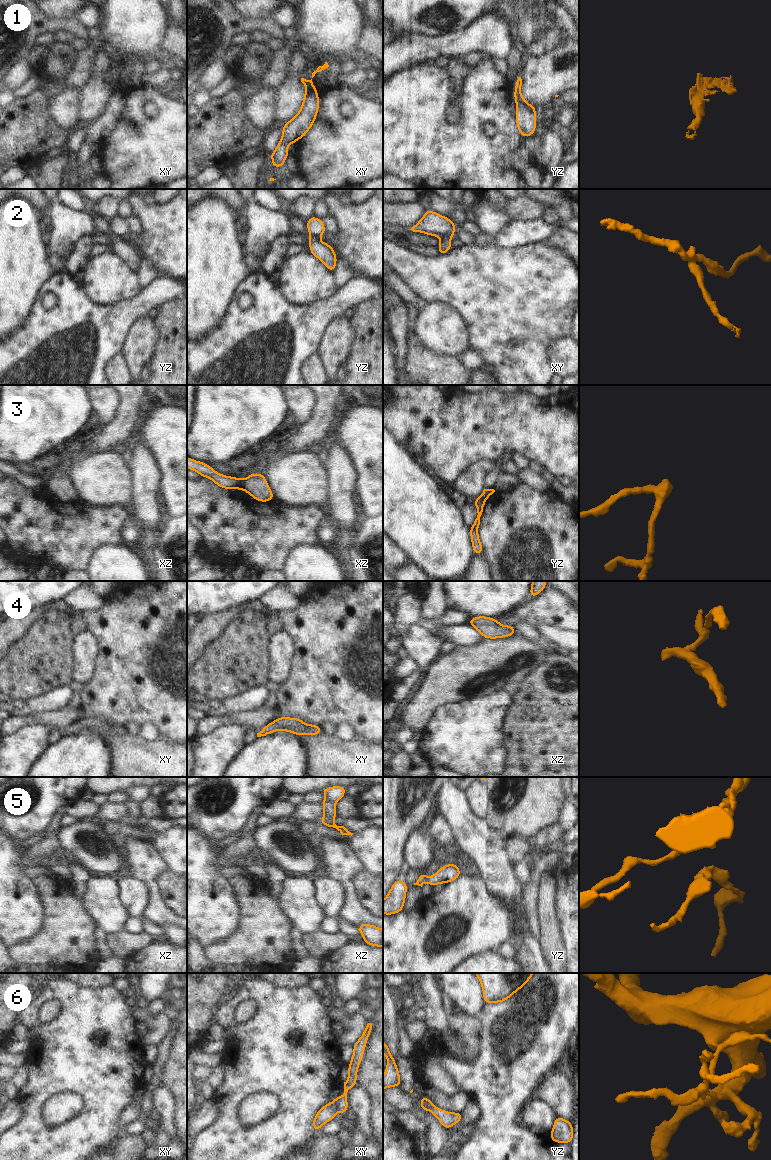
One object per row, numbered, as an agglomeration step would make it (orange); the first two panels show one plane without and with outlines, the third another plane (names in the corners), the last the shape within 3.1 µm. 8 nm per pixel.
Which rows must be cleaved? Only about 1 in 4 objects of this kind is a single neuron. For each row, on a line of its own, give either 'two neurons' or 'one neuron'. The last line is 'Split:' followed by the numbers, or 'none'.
1: two neurons
2: two neurons
3: two neurons
4: one neuron
5: one neuron
6: two neurons
Split: 1, 2, 3, 6

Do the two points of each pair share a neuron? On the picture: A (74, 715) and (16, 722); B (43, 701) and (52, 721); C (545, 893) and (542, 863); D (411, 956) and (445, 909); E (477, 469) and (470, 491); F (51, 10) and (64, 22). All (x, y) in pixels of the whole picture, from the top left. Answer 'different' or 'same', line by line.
A: same
B: different
C: different
D: same
E: same
F: different

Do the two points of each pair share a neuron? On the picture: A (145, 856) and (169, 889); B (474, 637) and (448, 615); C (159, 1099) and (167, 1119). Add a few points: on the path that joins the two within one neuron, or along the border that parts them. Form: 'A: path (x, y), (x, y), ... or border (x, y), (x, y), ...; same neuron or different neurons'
A: path (145, 864), (161, 881); same neuron
B: border (466, 622), (444, 625), (436, 633); different neurons
C: path (164, 1104), (166, 1114); same neuron

